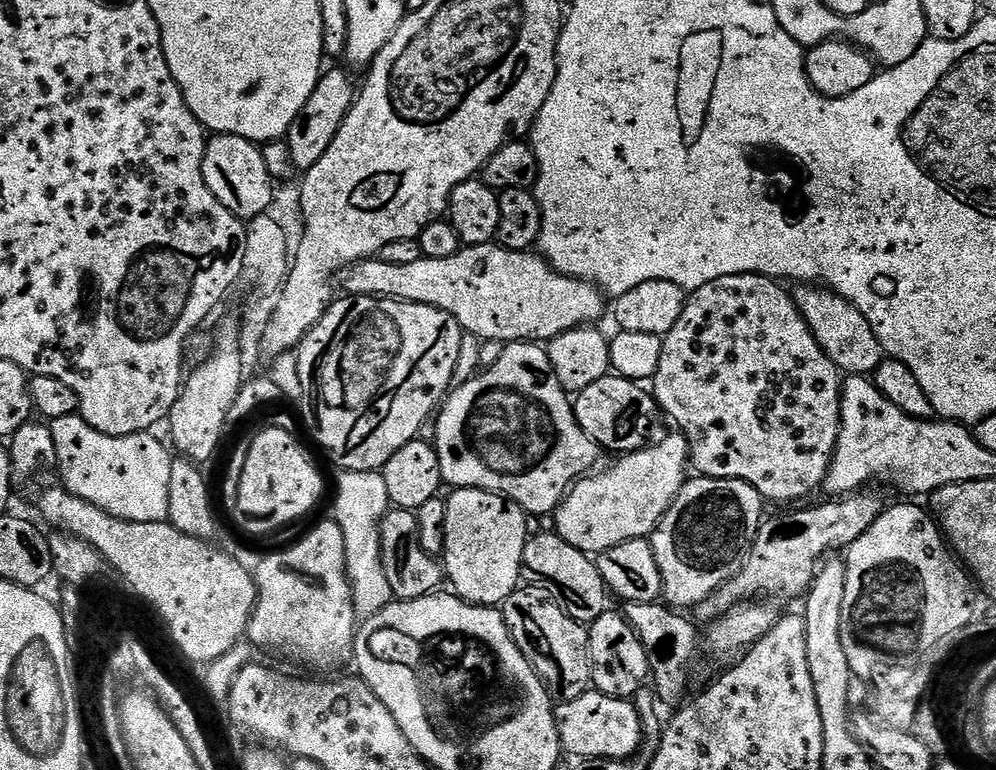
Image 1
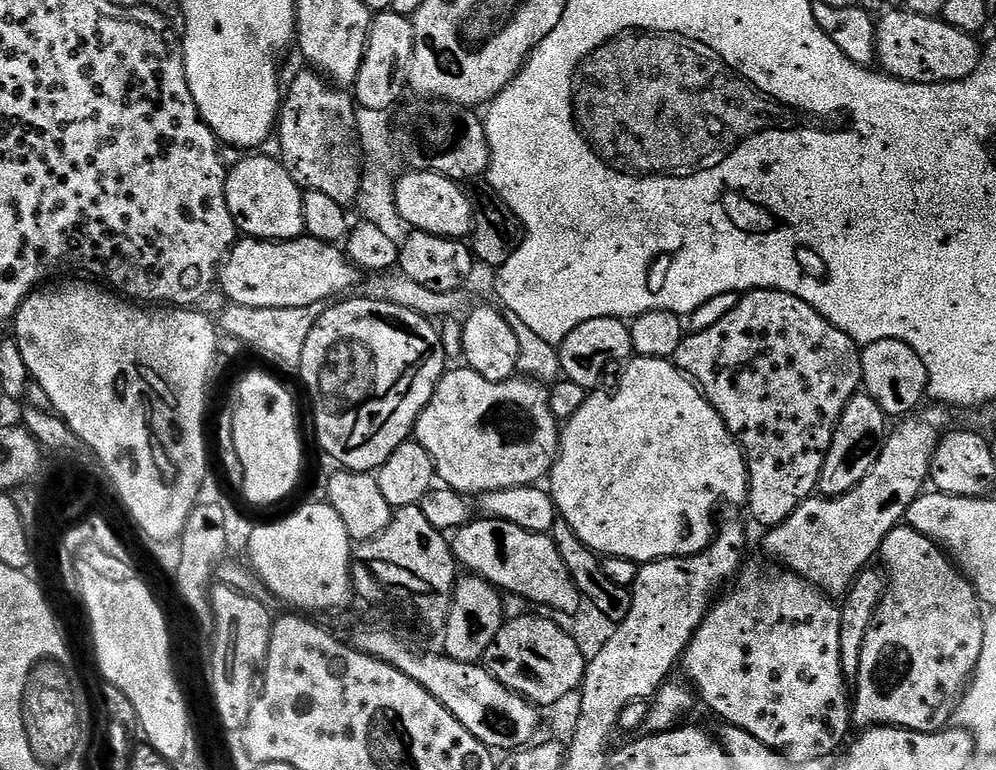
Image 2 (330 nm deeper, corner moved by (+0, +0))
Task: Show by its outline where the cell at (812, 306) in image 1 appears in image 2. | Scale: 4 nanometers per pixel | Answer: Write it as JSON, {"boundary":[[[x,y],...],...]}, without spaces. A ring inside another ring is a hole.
{"boundary":[[[879,340],[863,345],[860,361],[864,375],[863,391],[872,396],[874,402],[878,402],[878,406],[882,406],[885,416],[904,418],[915,413],[925,403],[923,400],[928,396],[926,366],[922,366],[922,358],[918,358],[918,354],[914,354],[914,350],[906,346],[906,342]]]}

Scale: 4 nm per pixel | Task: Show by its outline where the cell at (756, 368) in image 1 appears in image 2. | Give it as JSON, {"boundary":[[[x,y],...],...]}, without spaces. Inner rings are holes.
{"boundary":[[[753,290],[745,292],[739,297],[737,305],[721,321],[704,329],[701,332],[692,332],[685,335],[684,341],[678,346],[674,363],[718,410],[722,422],[730,430],[730,434],[740,443],[744,452],[744,461],[748,464],[748,502],[747,511],[752,511],[752,516],[761,524],[761,529],[777,528],[790,514],[794,514],[797,506],[803,500],[809,499],[817,491],[822,466],[826,462],[826,454],[830,450],[830,442],[834,438],[836,423],[842,418],[842,410],[846,410],[846,402],[850,402],[852,396],[859,393],[862,388],[864,375],[862,374],[862,362],[860,361],[861,349],[842,330],[838,330],[818,310],[814,310],[802,298],[791,296],[785,292],[773,292],[771,290]]]}

